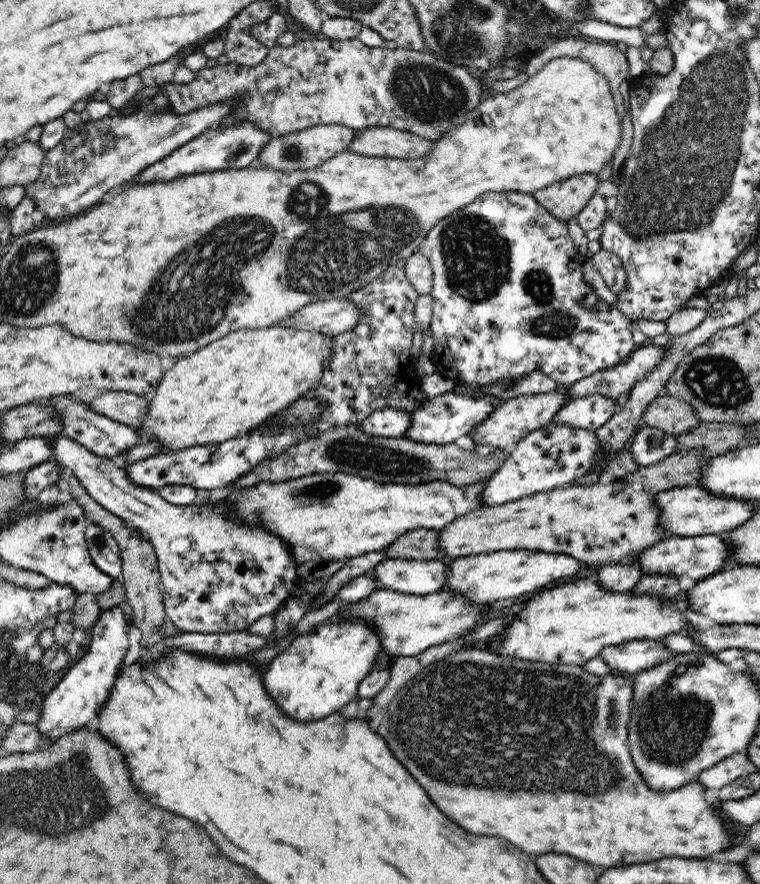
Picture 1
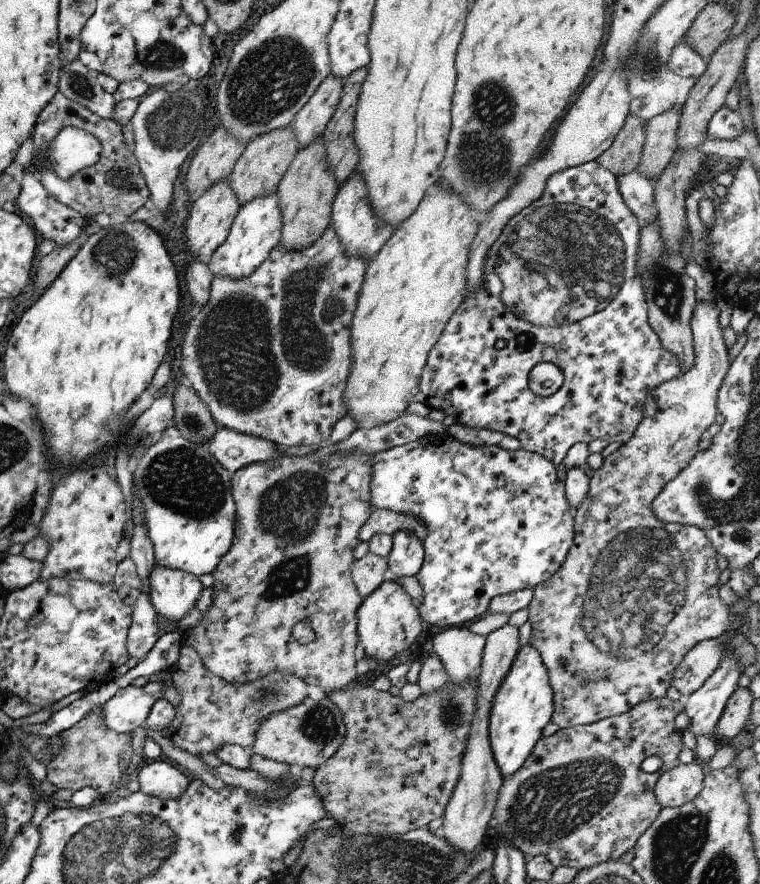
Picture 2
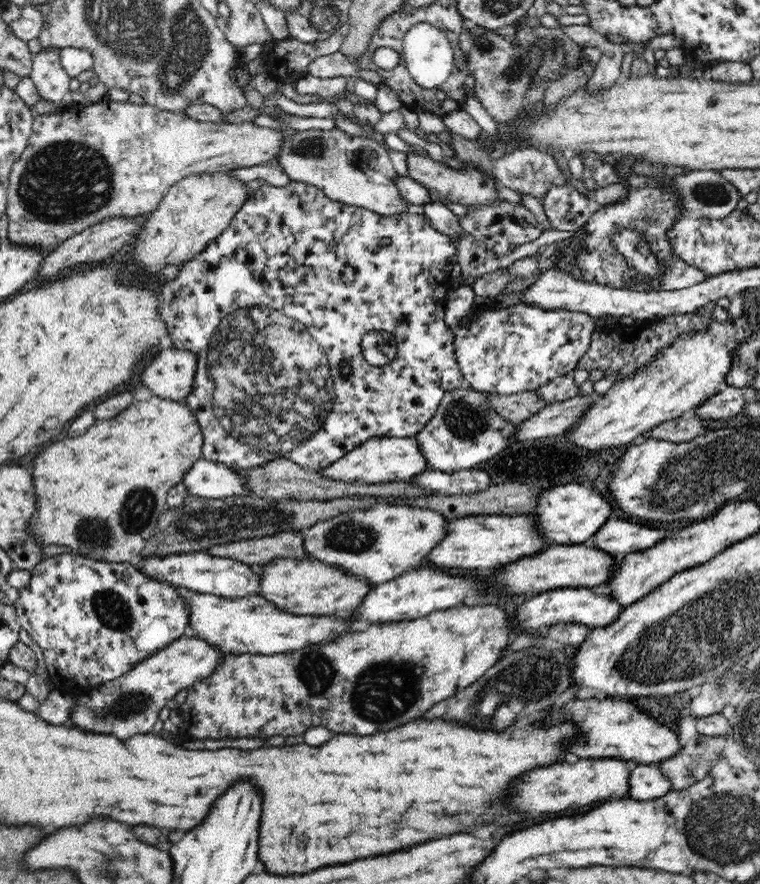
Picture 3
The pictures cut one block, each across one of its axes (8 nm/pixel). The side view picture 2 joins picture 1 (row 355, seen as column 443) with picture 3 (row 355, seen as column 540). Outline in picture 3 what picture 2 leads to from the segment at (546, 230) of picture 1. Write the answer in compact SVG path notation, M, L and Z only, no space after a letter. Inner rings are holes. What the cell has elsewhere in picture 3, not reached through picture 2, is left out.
M522 303L503 310L486 309L468 328L456 330L456 360L470 389L484 394L536 392L552 378L571 374L596 329L592 317L584 313L542 311Z

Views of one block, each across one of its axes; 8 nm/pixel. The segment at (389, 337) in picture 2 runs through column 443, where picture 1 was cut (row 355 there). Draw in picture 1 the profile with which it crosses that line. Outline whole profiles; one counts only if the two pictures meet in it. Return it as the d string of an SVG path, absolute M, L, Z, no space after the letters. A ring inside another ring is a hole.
M272 326L264 329L253 330L238 330L232 332L200 348L200 350L194 351L187 357L180 357L172 364L172 367L163 373L163 377L158 381L158 386L153 394L149 396L147 404L147 411L142 422L135 428L139 438L147 438L148 441L159 444L158 455L168 454L168 452L180 452L180 450L186 450L194 446L208 446L208 444L220 444L220 442L238 439L242 435L245 435L248 431L254 427L258 427L261 423L264 423L267 419L276 415L279 411L287 408L290 403L296 402L300 396L304 396L308 390L312 390L316 382L322 376L323 360L327 357L327 354L331 349L332 336L318 335L318 333L308 333L308 331L296 331L294 329L284 329L284 327Z

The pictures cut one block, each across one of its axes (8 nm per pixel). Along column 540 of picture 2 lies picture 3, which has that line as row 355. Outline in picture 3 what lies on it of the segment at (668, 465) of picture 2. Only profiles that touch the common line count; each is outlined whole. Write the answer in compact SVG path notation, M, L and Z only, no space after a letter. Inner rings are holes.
M705 305L697 310L692 310L692 312L673 314L662 318L635 320L634 324L628 326L597 328L590 336L590 346L588 346L586 354L576 362L576 368L571 372L580 369L588 372L601 370L604 377L614 374L614 382L620 382L649 365L661 350L670 346L680 335L706 332L706 328L712 324L713 318L711 317L711 310Z

